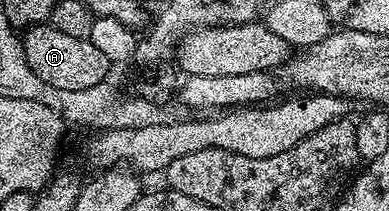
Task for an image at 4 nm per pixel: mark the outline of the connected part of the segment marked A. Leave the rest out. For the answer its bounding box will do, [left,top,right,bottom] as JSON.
[23,23,111,89]

